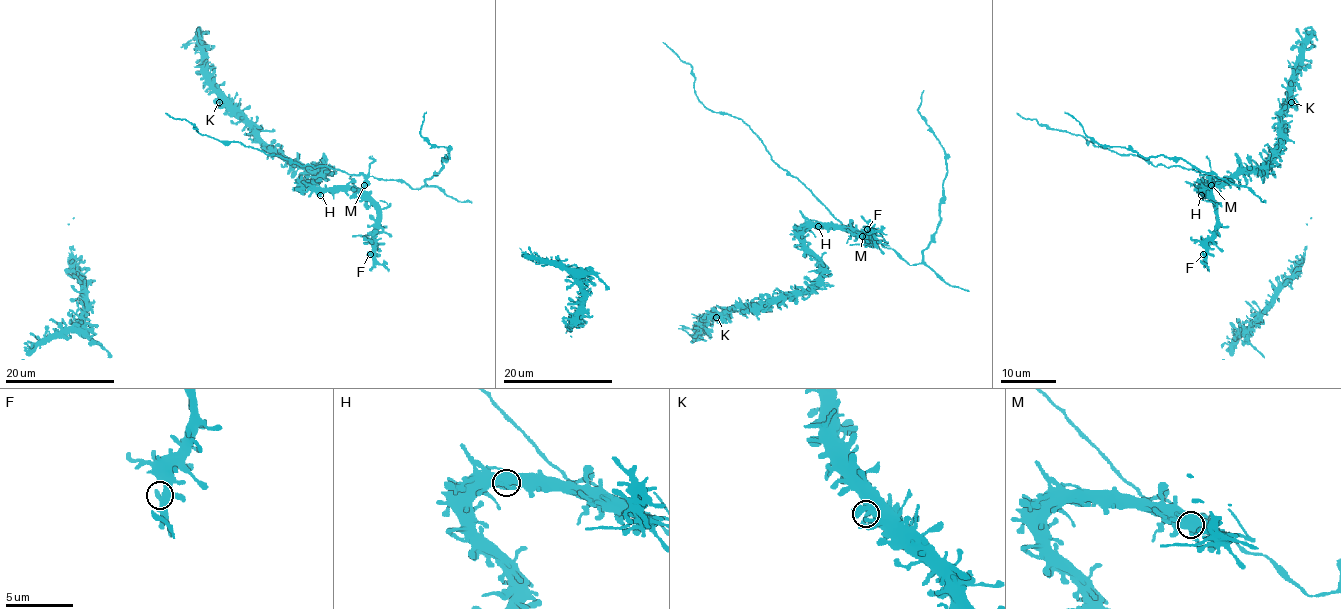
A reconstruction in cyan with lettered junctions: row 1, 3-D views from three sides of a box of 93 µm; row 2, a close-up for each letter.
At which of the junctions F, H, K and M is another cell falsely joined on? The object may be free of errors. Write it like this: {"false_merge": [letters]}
{"false_merge": ["M"]}

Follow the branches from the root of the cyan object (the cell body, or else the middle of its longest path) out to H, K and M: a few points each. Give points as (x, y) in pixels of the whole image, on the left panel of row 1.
H: (291, 159), (316, 166), (322, 172), (306, 187), (320, 195)
K: (291, 159), (274, 152), (219, 102)
M: (291, 159), (316, 166), (322, 172), (306, 187), (361, 188), (364, 185)

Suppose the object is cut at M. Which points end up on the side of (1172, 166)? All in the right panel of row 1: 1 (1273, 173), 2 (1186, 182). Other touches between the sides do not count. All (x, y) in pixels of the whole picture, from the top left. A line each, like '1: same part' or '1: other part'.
1: other part
2: other part

